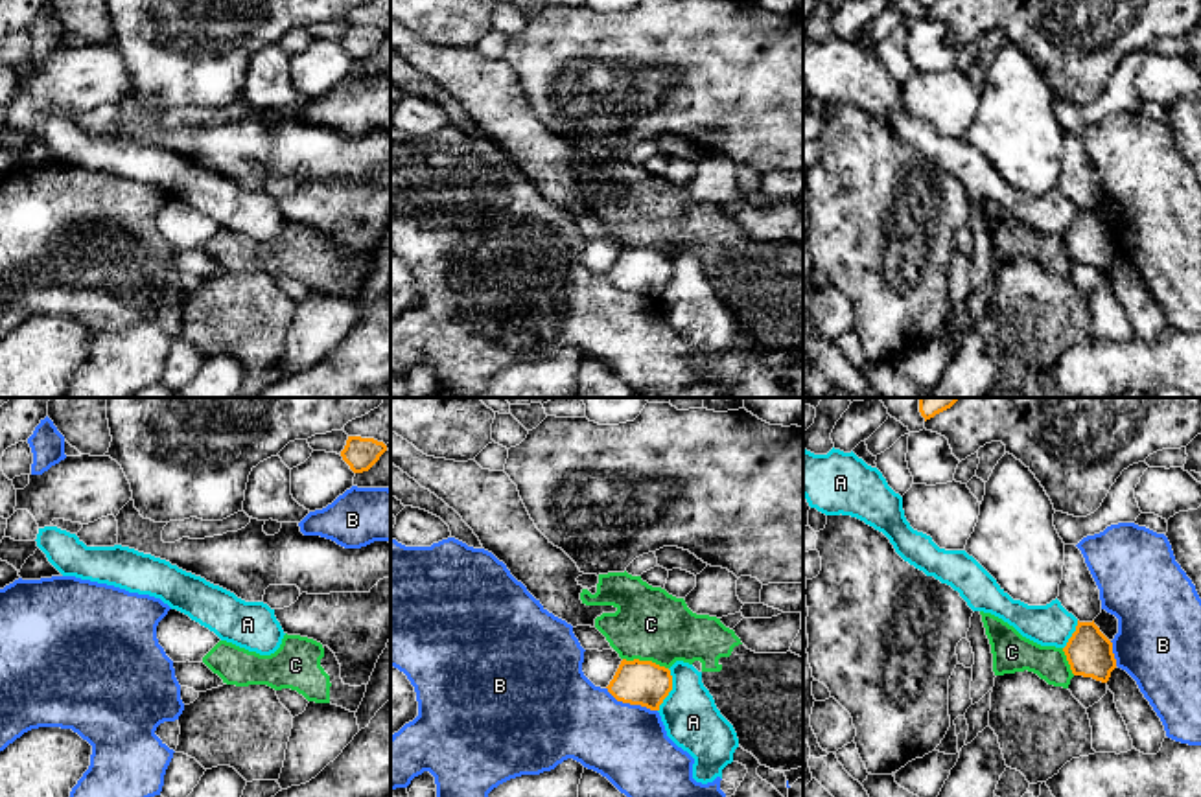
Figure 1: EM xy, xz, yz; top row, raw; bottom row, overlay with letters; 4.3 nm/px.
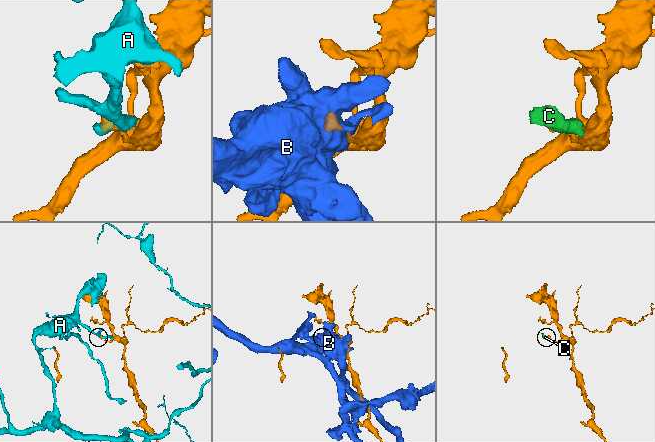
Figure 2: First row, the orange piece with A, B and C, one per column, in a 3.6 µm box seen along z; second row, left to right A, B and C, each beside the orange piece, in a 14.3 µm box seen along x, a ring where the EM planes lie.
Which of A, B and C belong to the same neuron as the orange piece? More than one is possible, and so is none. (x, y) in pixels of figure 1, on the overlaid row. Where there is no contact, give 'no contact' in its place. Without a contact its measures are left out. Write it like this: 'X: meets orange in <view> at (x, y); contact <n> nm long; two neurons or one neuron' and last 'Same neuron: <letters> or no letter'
A: meets orange in xz at (671, 689); contact 200 nm long; two neurons
B: meets orange in xz at (630, 704); contact 240 nm long; two neurons
C: meets orange in xz at (645, 661); contact 200 nm long; two neurons
Same neuron: no letter

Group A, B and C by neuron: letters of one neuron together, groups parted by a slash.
A / B / C

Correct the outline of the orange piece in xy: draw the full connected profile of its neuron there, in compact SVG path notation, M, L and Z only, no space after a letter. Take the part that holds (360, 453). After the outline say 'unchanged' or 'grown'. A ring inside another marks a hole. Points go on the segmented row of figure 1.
M348 436L341 456L354 473L363 473L368 471L385 451L387 445L383 442L374 438Z; unchanged

